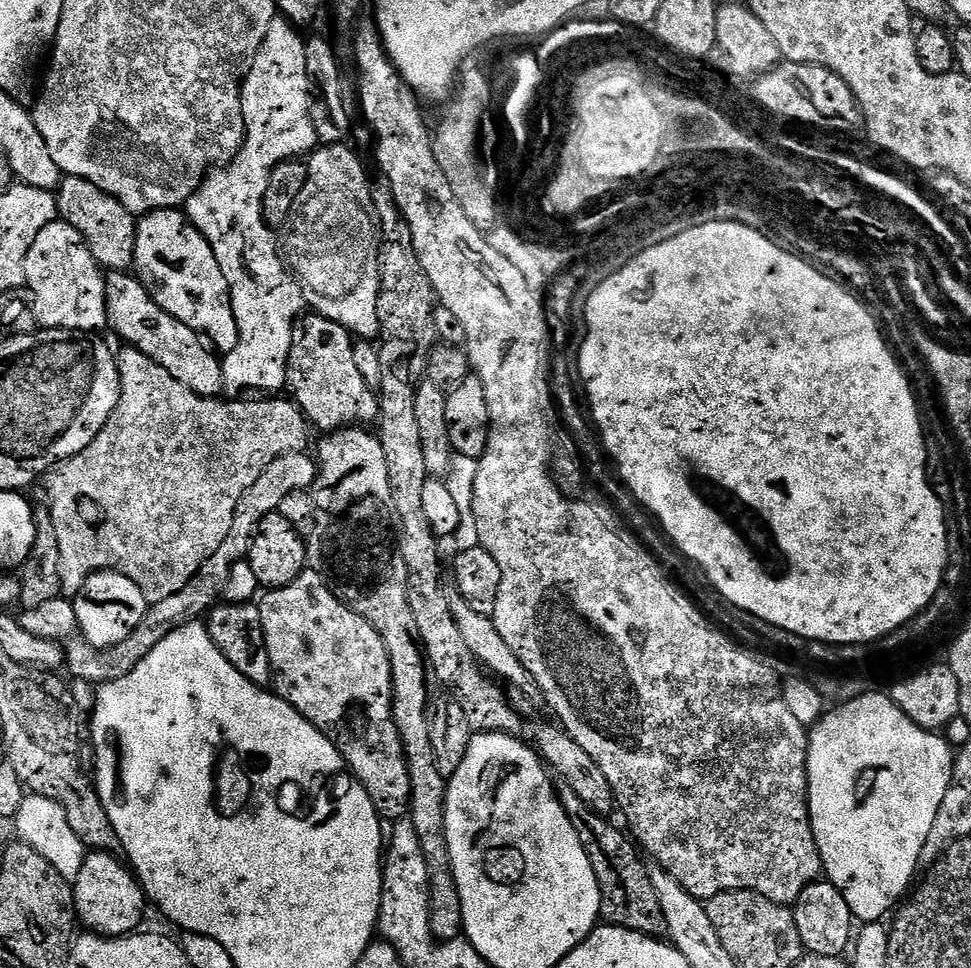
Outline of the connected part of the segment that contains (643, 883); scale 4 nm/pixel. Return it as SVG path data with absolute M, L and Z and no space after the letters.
M564 786L559 789L558 795L566 814L572 820L574 830L578 830L578 838L584 843L584 849L594 866L594 874L600 880L600 915L603 923L613 928L634 930L643 936L663 937L668 926L662 905L658 902L658 890L654 890L652 872L640 857L641 849L633 843L623 827L615 828L609 817L601 816L593 808L588 808L574 790Z

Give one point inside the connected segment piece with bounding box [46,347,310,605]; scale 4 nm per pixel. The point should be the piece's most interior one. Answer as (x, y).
(154, 497)

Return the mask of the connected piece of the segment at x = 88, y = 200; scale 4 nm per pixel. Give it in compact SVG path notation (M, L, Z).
M64 176L56 196L59 215L84 235L88 249L105 270L128 270L136 263L137 217L118 198L106 194L94 182L77 176Z

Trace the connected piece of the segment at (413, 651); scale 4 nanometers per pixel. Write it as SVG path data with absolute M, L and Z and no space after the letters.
M353 426L323 437L314 485L318 510L322 510L322 534L307 541L308 559L332 591L374 626L388 650L394 687L392 714L404 743L412 778L410 819L422 842L432 877L432 935L437 941L447 942L464 936L464 918L462 898L448 853L445 812L448 780L446 772L444 776L440 769L437 737L436 740L432 737L434 680L424 654L418 622L414 622L414 610L410 610L406 558L402 558L400 519L390 490L386 450L379 435L372 433L371 436L368 432L371 431Z

